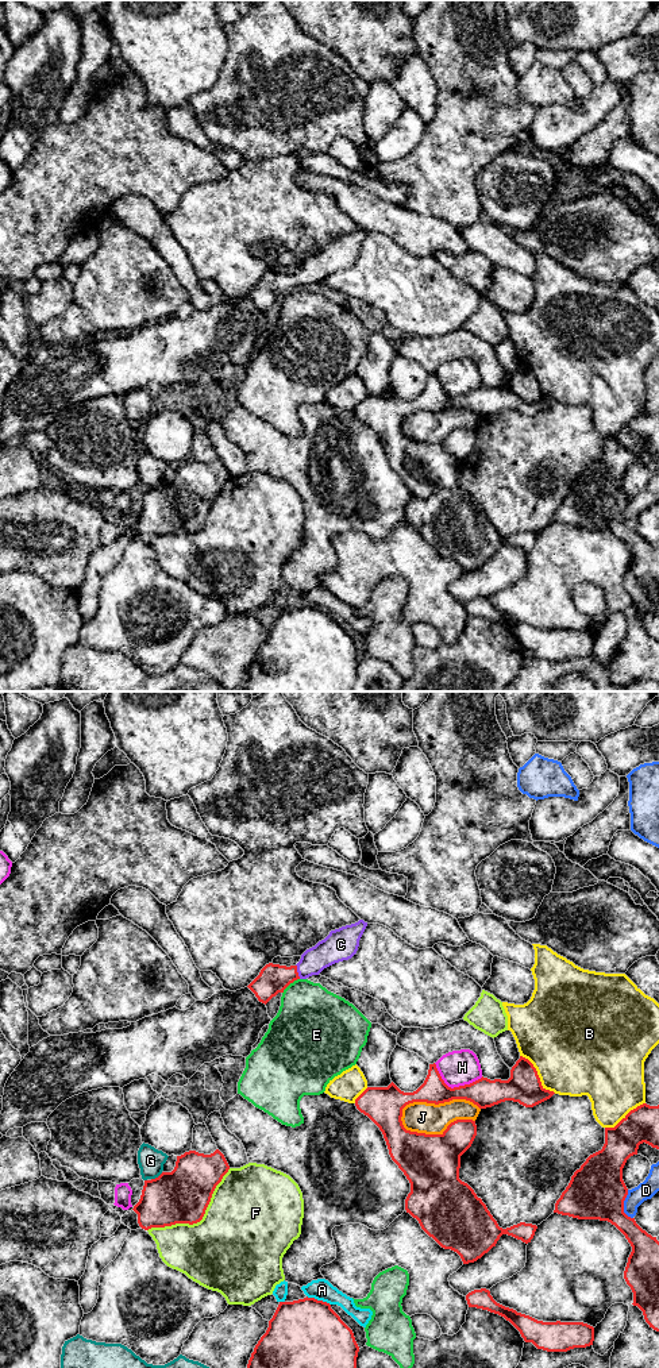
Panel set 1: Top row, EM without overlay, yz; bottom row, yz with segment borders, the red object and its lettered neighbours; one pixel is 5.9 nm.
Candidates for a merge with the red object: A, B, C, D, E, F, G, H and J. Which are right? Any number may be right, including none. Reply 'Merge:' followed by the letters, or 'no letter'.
Merge: C

